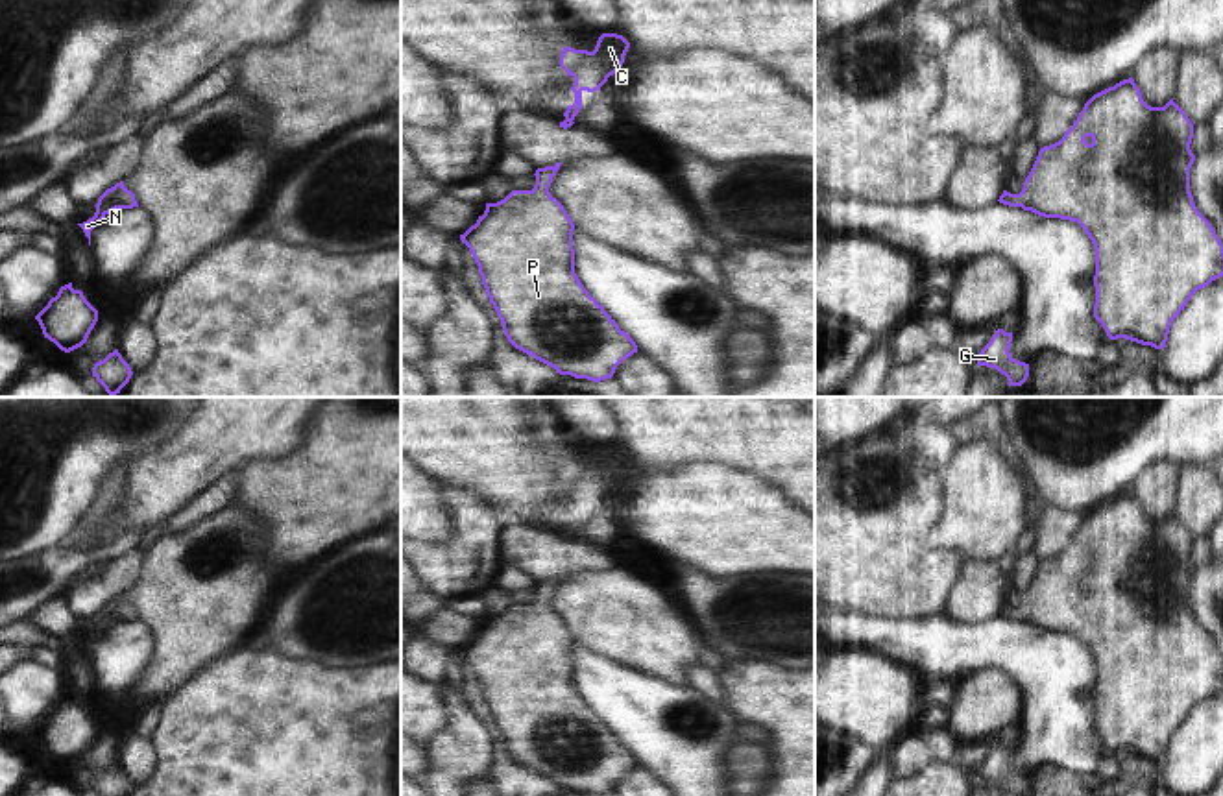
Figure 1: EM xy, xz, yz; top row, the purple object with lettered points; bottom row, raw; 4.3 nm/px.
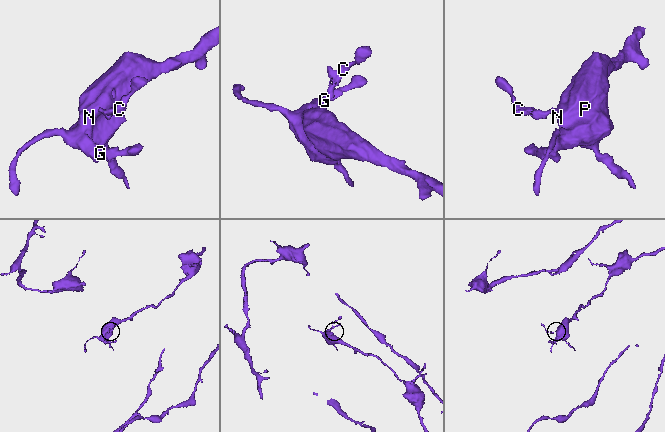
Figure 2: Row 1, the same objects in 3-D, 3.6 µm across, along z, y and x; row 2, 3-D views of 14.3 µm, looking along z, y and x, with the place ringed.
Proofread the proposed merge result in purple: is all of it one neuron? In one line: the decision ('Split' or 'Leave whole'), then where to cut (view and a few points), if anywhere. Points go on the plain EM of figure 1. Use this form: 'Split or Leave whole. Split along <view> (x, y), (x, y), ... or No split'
Leave whole. No split.

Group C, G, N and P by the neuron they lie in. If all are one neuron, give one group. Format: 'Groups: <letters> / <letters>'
Groups: C G N P.

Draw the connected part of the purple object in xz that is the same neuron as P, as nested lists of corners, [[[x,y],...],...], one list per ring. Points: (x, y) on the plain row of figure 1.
[[[560,580],[538,582],[532,604],[512,604],[504,613],[486,617],[484,628],[460,654],[478,680],[508,755],[560,789],[600,796],[612,792],[617,779],[637,766],[637,759],[575,687],[575,637],[549,606]]]

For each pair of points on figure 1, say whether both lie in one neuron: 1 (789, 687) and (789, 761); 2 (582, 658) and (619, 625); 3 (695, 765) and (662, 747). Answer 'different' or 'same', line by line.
1: same
2: different
3: same

